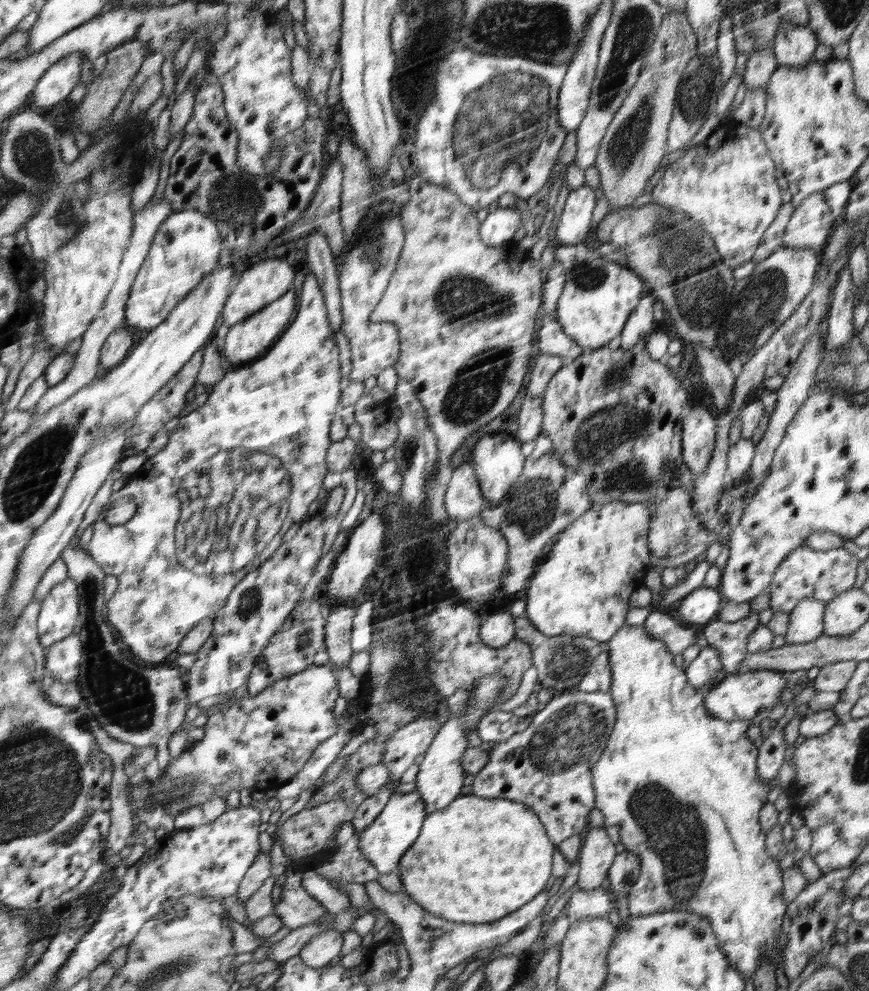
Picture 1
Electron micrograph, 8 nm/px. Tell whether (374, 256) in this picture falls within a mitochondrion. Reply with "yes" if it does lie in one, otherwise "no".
yes

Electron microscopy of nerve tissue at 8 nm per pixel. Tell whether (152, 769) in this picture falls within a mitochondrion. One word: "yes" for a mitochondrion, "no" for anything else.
yes

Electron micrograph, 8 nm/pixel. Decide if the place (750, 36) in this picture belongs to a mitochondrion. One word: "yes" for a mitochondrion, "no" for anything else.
yes

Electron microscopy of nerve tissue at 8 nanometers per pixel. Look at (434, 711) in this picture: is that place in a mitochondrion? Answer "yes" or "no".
no

